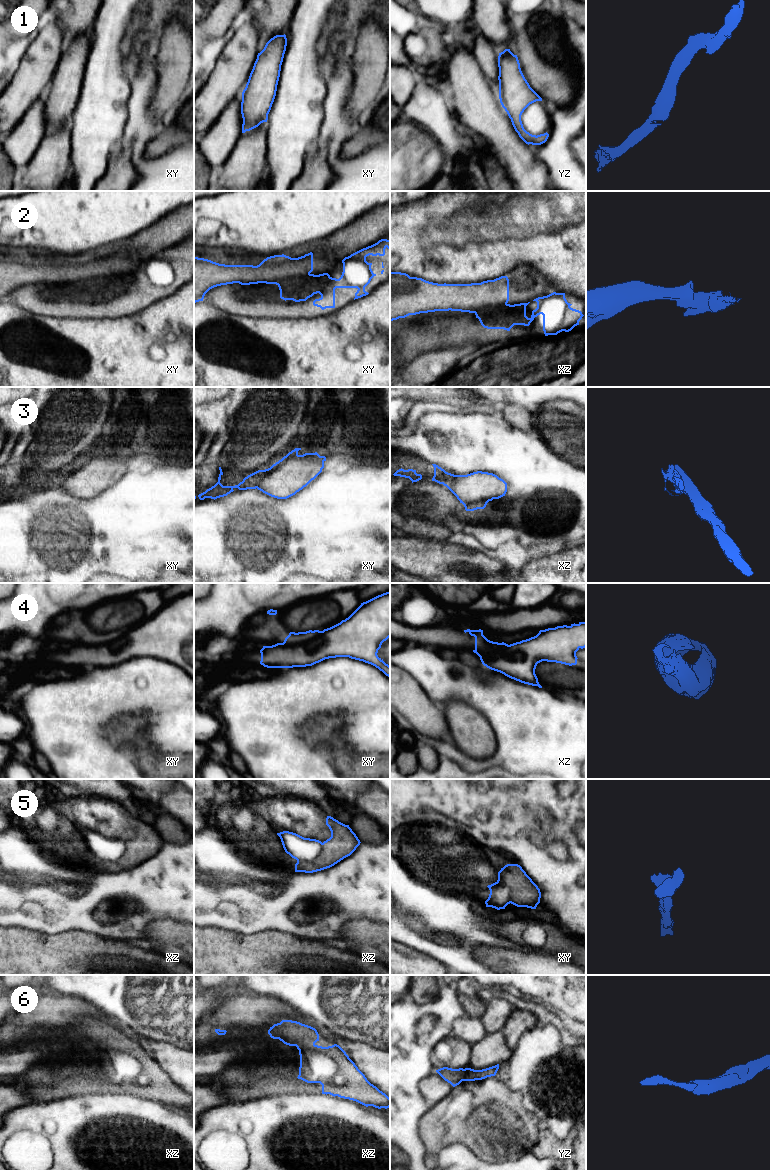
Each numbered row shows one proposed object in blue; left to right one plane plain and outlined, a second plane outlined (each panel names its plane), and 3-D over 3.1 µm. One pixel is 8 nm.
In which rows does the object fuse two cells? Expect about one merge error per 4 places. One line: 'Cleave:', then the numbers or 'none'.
Cleave: 2, 3, 4

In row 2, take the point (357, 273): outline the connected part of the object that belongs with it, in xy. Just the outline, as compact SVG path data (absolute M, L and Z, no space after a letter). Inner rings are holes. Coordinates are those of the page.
M381 239L377 243L363 248L342 260L343 272L339 279L332 278L328 273L319 275L309 274L306 276L290 277L283 279L278 283L280 290L280 298L283 300L293 300L295 302L306 301L314 294L319 293L321 297L313 301L313 305L320 307L322 310L326 308L335 308L335 289L336 288L357 288L355 293L355 299L368 295L365 291L365 287L370 283L371 279L376 276L371 269L372 263L366 261L366 257L372 256L384 256L385 249L388 248L390 252L390 240Z

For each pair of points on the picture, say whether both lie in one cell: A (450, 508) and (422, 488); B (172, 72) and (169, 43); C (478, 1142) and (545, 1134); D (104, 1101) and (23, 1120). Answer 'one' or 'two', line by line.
A: one
B: one
C: two
D: one

